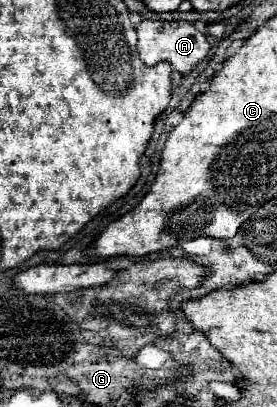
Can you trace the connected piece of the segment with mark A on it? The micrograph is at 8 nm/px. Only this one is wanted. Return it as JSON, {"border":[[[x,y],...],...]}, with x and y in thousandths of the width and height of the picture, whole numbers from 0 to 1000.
{"border":[[[509,52],[495,66],[495,115],[502,115],[502,140],[523,160],[552,165],[581,150],[603,150],[625,160],[632,174],[646,174],[653,184],[675,184],[682,174],[697,174],[733,145],[747,145],[762,111],[747,101],[747,91],[697,61],[675,52]]]}

